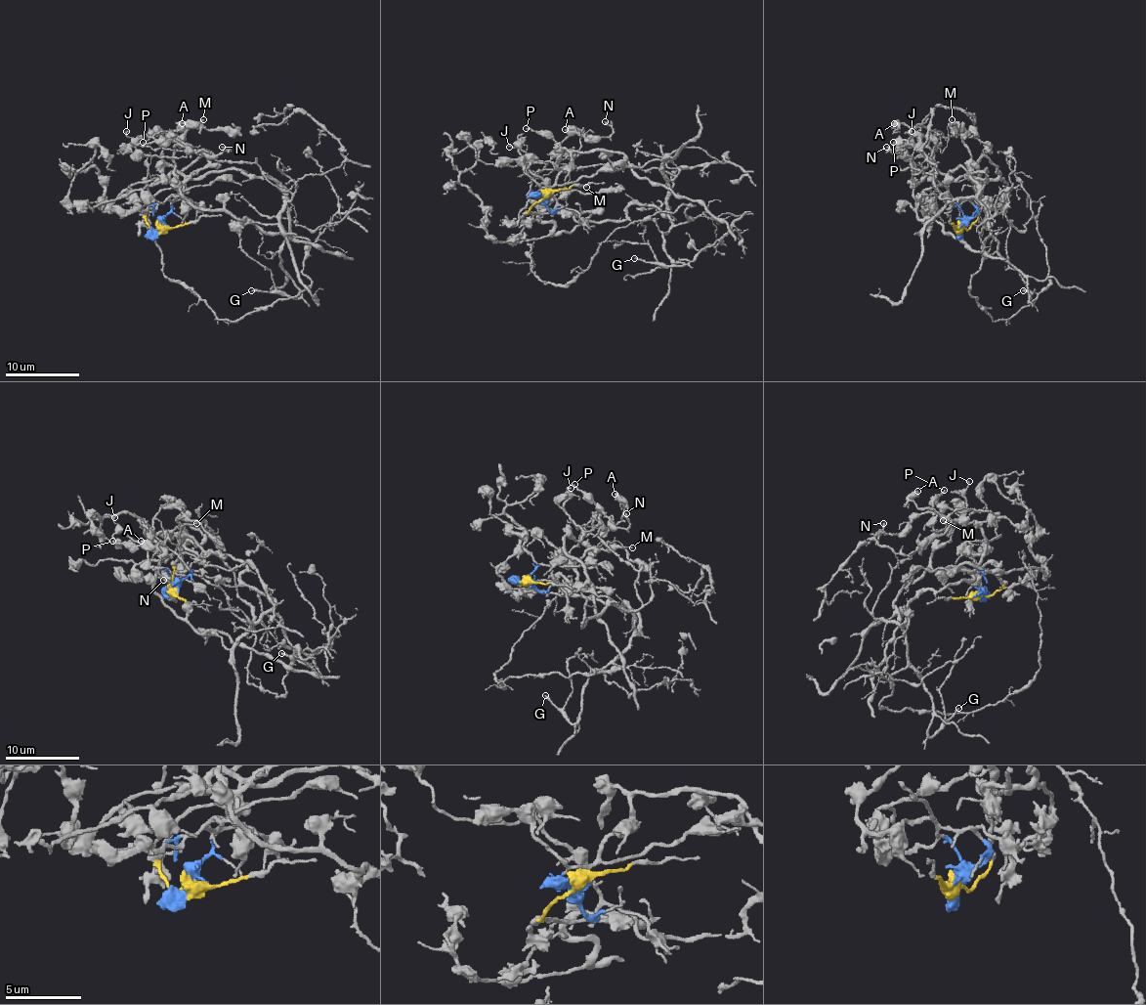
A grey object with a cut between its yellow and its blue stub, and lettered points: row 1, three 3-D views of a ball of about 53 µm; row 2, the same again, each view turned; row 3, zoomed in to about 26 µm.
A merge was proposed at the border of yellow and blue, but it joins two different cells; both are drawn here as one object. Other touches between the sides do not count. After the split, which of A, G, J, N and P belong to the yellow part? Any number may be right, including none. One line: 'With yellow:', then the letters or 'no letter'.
With yellow: G

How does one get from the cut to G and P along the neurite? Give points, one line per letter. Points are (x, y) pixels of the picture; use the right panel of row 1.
G: (960, 227), (977, 219), (984, 169), (969, 177), (997, 250), (1027, 281), (1031, 297), (1023, 289)
P: (960, 227), (965, 217), (949, 196), (927, 202), (913, 196), (913, 188), (932, 169), (932, 152), (893, 142)

